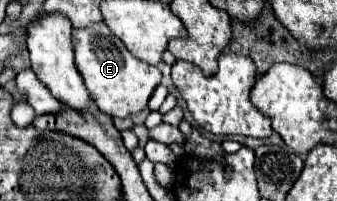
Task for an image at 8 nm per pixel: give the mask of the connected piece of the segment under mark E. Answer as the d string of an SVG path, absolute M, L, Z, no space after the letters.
M104 22L92 24L92 28L74 30L72 42L76 66L100 112L112 118L128 118L140 114L148 106L152 92L162 80L162 72L156 66L140 62L136 56L132 56L128 48L110 32L110 28Z

